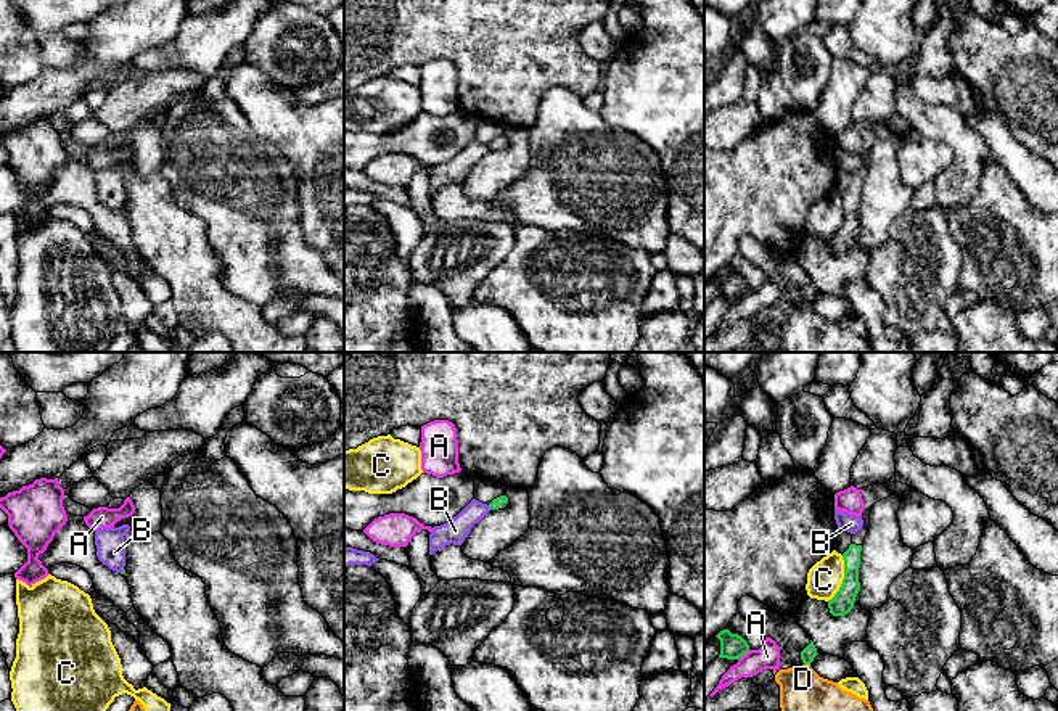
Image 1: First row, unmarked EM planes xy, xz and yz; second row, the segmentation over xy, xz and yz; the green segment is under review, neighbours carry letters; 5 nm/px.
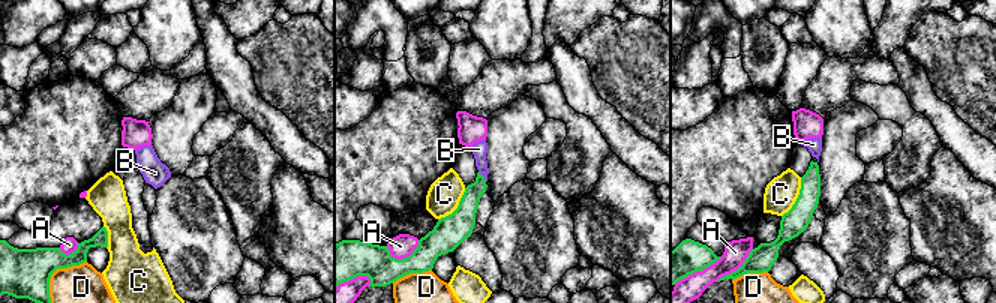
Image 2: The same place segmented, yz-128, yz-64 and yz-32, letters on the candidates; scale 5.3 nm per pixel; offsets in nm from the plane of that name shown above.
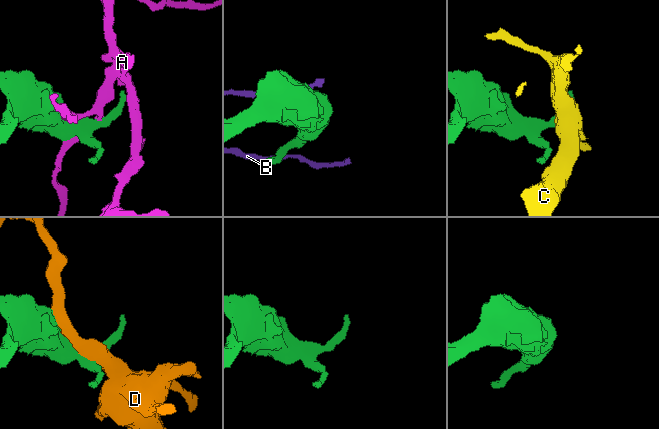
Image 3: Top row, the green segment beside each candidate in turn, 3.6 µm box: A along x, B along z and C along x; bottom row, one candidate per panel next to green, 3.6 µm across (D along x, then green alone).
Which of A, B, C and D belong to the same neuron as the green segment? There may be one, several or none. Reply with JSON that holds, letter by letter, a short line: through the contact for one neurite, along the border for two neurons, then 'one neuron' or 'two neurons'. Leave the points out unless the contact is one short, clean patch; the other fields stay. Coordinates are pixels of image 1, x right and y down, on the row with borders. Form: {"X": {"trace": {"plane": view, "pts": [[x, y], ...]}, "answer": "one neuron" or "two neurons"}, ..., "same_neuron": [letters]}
{"A": {"answer": "two neurons"}, "B": {"trace": {"plane": "xz", "pts": [[487, 505], [491, 509]]}, "answer": "two neurons"}, "C": {"trace": {"plane": "yz", "pts": [[843, 555], [843, 583], [827, 600]]}, "answer": "two neurons"}, "D": {"answer": "two neurons"}, "same_neuron": []}

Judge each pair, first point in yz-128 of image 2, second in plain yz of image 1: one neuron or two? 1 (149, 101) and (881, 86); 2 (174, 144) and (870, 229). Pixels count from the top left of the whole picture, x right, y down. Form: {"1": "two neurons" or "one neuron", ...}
{"1": "one neuron", "2": "one neuron"}

